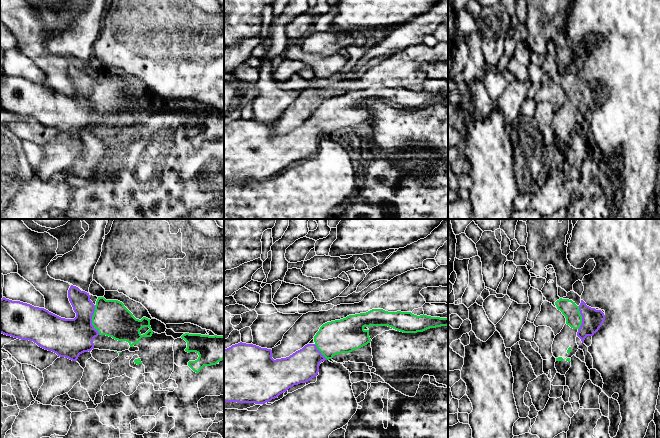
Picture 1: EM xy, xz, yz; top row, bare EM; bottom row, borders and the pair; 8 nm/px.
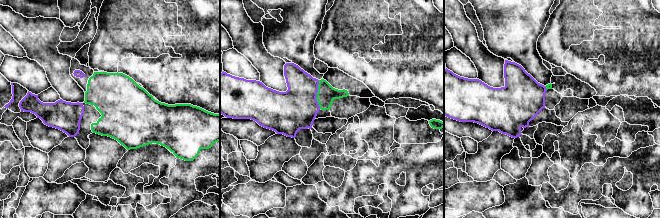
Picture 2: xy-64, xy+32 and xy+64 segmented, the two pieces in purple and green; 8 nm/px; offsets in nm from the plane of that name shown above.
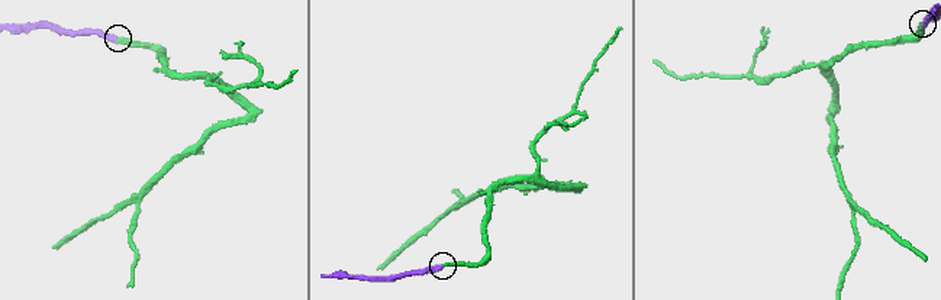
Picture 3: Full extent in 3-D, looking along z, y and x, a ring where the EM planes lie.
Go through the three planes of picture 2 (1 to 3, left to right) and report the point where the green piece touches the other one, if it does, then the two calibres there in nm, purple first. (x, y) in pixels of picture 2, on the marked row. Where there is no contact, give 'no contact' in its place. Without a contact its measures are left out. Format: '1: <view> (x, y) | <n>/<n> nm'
1: no contact
2: xy+32 (316, 94) | 320/150 nm
3: xy+64 (545, 88) | 340/50 nm

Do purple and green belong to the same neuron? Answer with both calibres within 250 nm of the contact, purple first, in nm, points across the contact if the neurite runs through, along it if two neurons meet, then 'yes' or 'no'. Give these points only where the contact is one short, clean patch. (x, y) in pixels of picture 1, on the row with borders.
320/280 nm | across xy (68, 338), (75, 336), (91, 320), (111, 318) | yes

